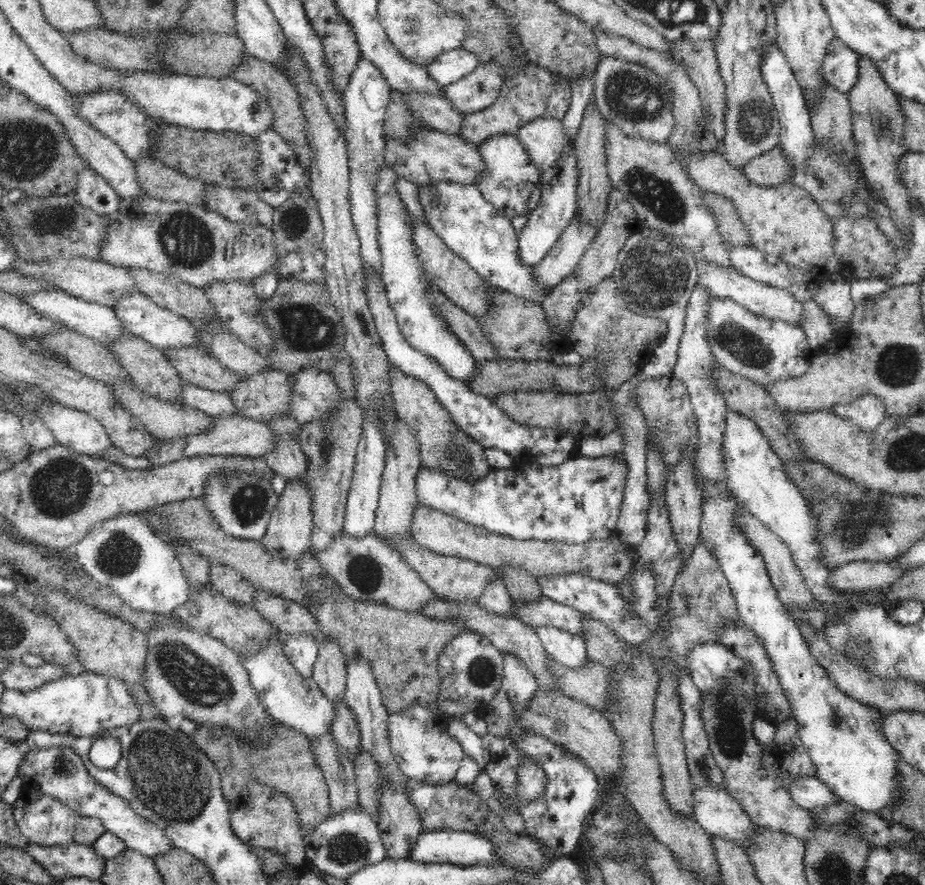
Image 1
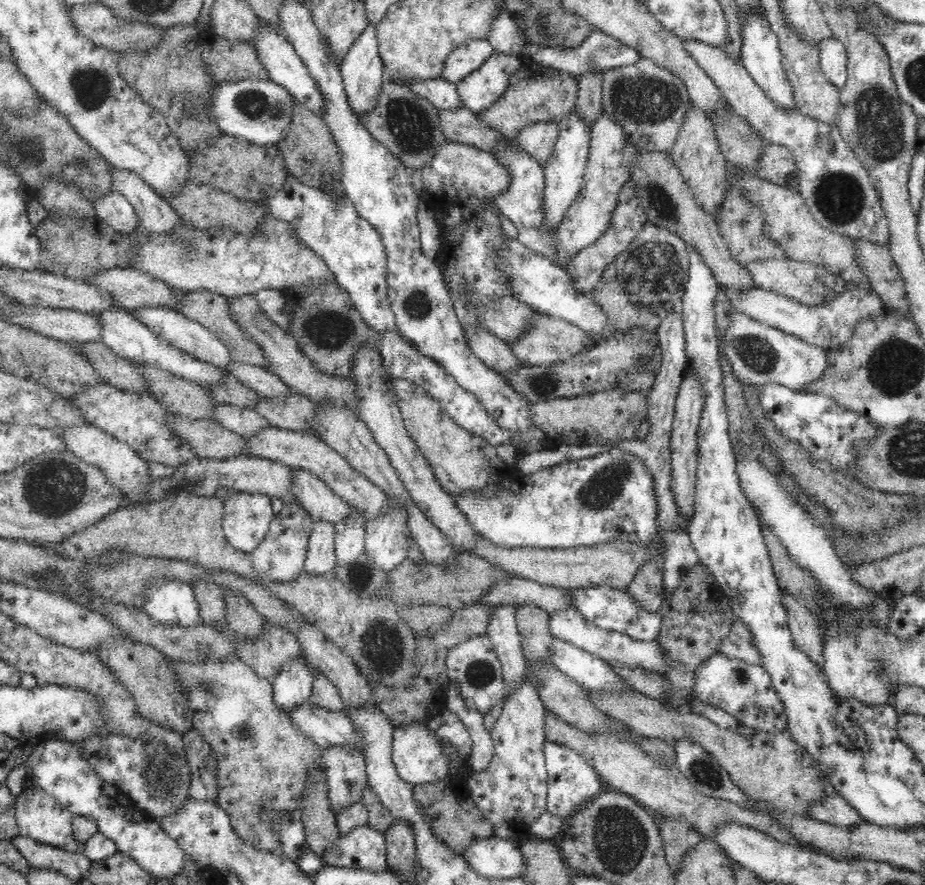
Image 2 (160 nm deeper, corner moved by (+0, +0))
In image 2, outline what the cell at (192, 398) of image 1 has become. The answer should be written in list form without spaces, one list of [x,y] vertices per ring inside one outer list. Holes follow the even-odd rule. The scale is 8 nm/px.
[[[216,403],[214,411],[213,419],[216,422],[245,439],[252,438],[257,433],[271,428],[270,422],[254,409]]]

